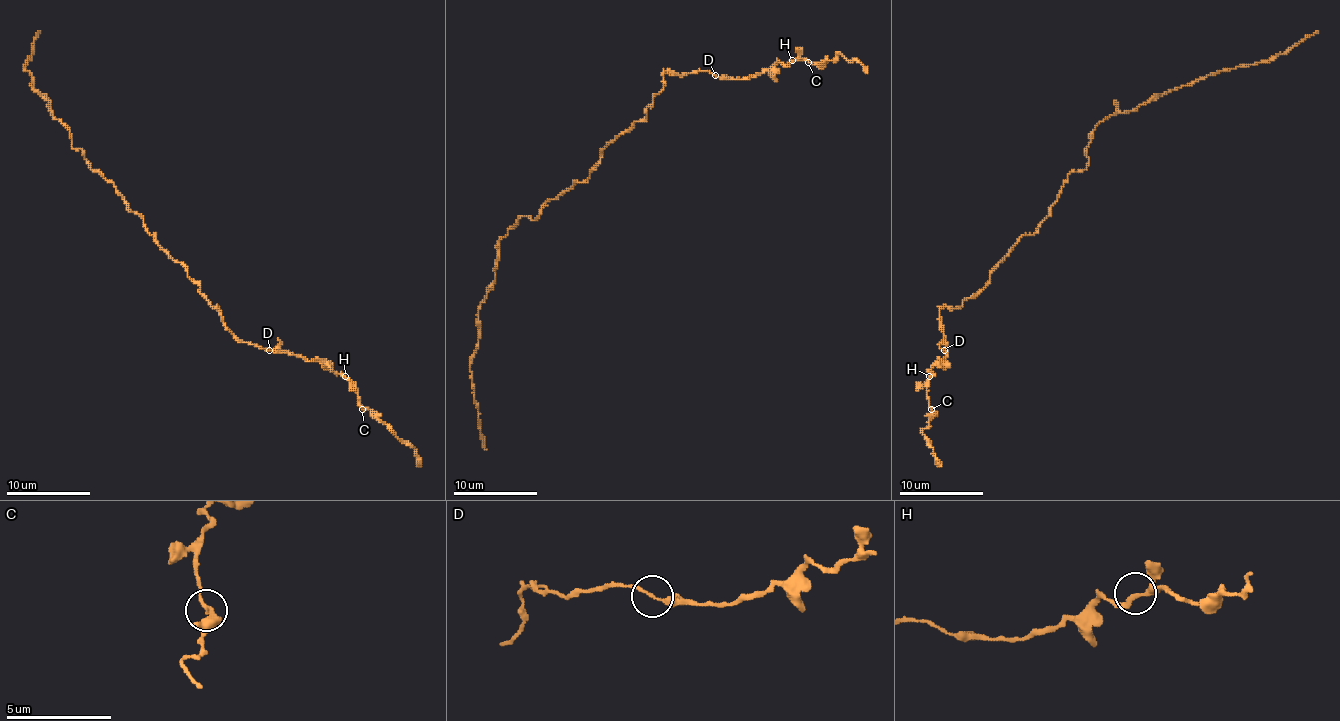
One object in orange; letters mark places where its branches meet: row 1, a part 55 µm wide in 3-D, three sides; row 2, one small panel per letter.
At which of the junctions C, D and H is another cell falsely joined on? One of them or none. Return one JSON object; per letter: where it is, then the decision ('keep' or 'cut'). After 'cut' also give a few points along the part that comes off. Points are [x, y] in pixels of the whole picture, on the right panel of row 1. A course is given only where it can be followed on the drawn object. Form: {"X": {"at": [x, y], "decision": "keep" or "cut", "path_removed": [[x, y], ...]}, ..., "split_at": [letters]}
{"C": {"at": [931, 409], "decision": "keep"}, "D": {"at": [944, 350], "decision": "keep"}, "H": {"at": [929, 376], "decision": "keep"}, "split_at": []}

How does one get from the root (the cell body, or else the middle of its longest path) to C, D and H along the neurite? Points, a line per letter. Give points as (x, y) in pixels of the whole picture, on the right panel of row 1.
C: (1028, 235), (981, 290), (960, 306), (939, 311), (939, 346), (948, 355), (931, 369), (931, 409)
D: (1028, 235), (994, 268), (981, 290), (960, 306), (943, 306), (939, 311), (943, 334), (939, 346), (943, 351)
H: (1028, 235), (981, 290), (960, 306), (939, 311), (939, 346), (948, 355), (929, 376)

